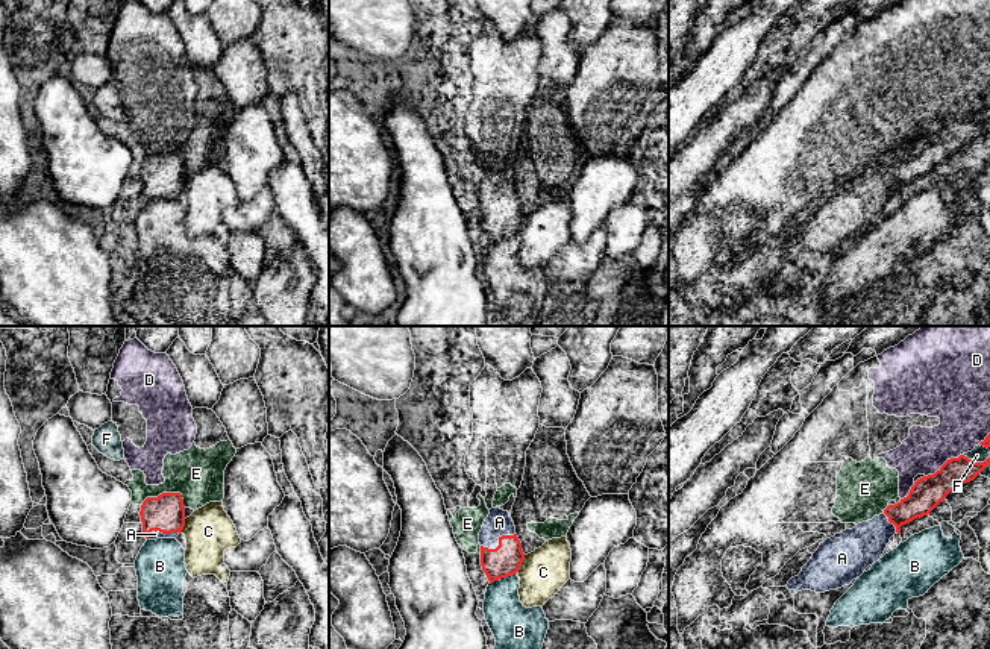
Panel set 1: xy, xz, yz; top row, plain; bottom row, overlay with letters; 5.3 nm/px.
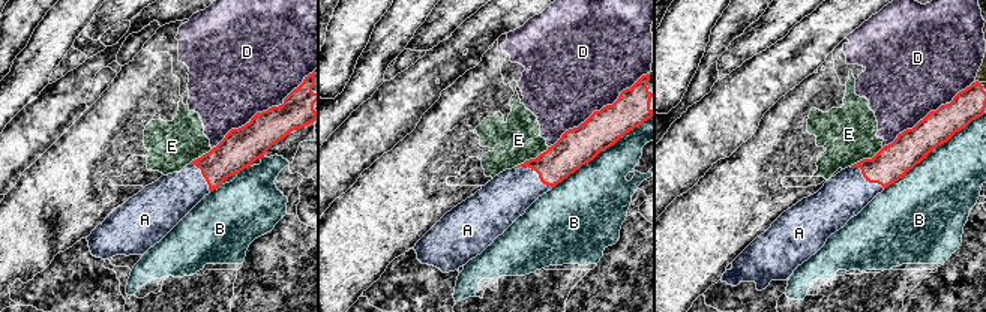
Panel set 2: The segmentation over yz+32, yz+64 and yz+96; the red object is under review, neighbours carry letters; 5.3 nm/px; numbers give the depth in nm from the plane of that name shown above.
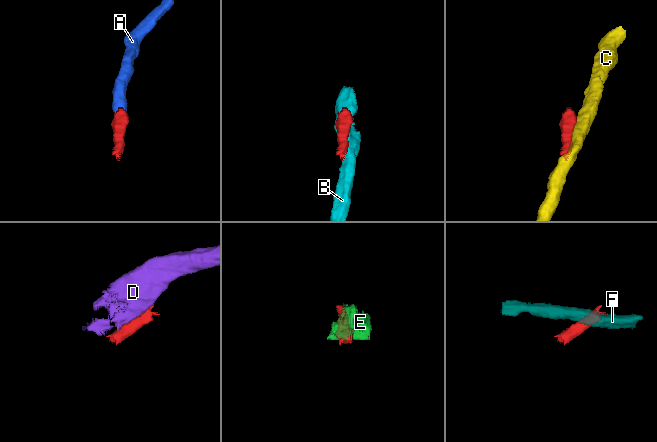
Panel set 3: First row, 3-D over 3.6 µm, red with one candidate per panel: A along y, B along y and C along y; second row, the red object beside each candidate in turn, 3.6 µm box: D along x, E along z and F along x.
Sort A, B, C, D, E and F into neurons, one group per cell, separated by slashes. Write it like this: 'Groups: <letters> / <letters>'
Groups: A / B / C / D E / F

